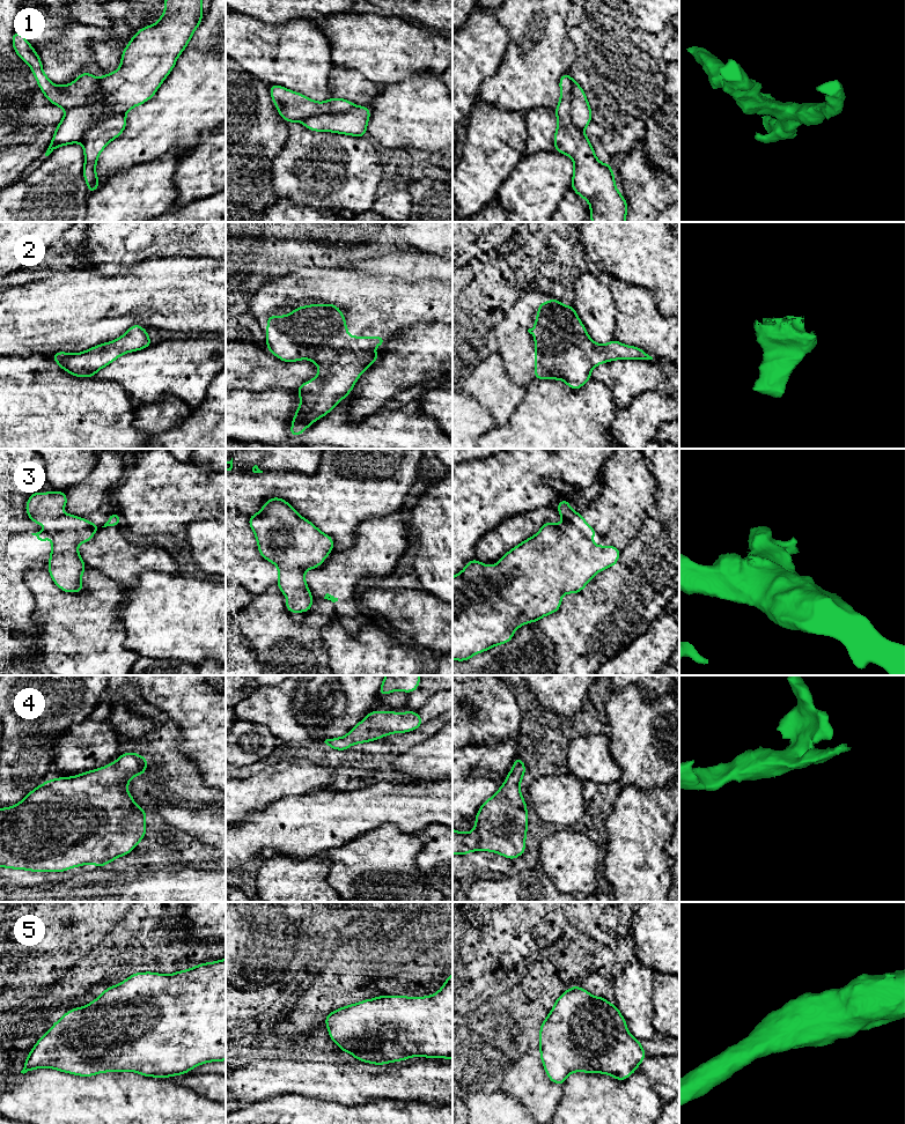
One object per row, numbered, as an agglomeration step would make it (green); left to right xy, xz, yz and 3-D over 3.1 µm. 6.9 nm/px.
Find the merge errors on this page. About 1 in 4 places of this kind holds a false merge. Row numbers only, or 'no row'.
1

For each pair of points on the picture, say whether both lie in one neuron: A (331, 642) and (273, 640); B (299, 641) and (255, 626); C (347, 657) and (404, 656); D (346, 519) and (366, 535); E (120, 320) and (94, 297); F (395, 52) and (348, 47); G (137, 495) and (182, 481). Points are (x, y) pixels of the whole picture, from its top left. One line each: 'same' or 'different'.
A: different
B: same
C: same
D: different
E: same
F: same
G: same

